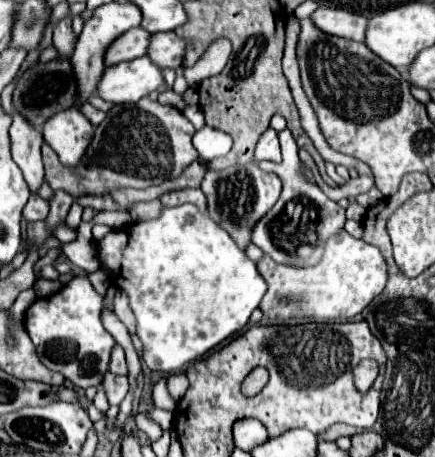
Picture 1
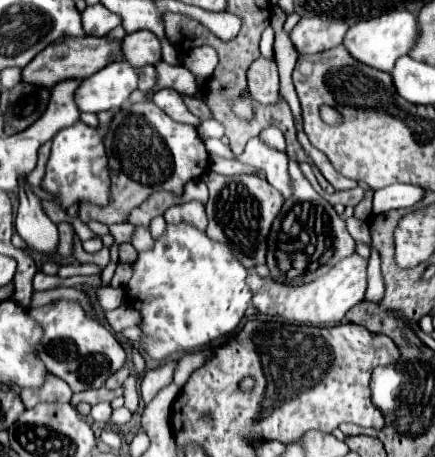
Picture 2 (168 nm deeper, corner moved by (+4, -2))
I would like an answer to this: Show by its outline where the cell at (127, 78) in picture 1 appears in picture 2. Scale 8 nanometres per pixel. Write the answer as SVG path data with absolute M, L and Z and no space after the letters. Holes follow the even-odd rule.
M126 59L116 61L106 65L104 69L100 69L98 73L94 73L88 79L80 81L80 89L76 91L76 105L80 111L90 111L90 113L98 113L98 111L108 111L108 109L120 109L132 91L138 89L138 73L132 65L128 65Z

